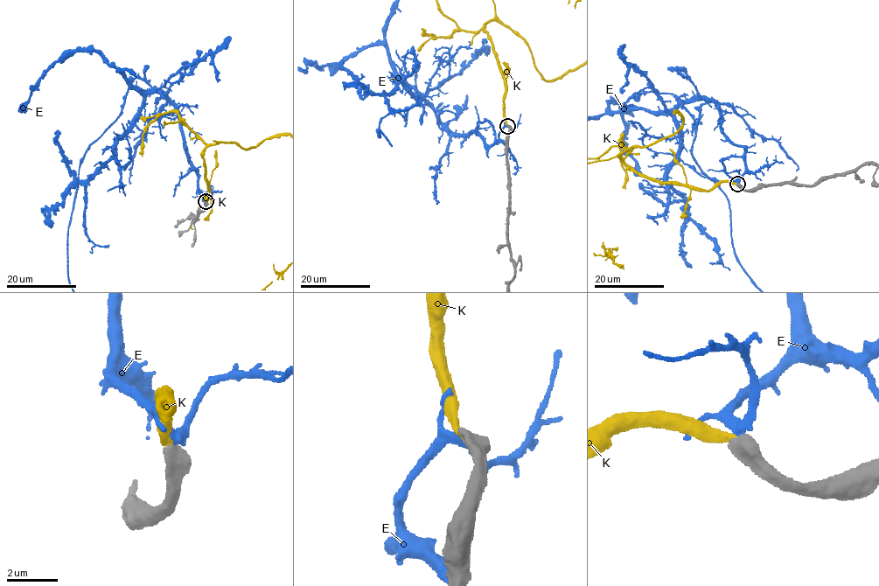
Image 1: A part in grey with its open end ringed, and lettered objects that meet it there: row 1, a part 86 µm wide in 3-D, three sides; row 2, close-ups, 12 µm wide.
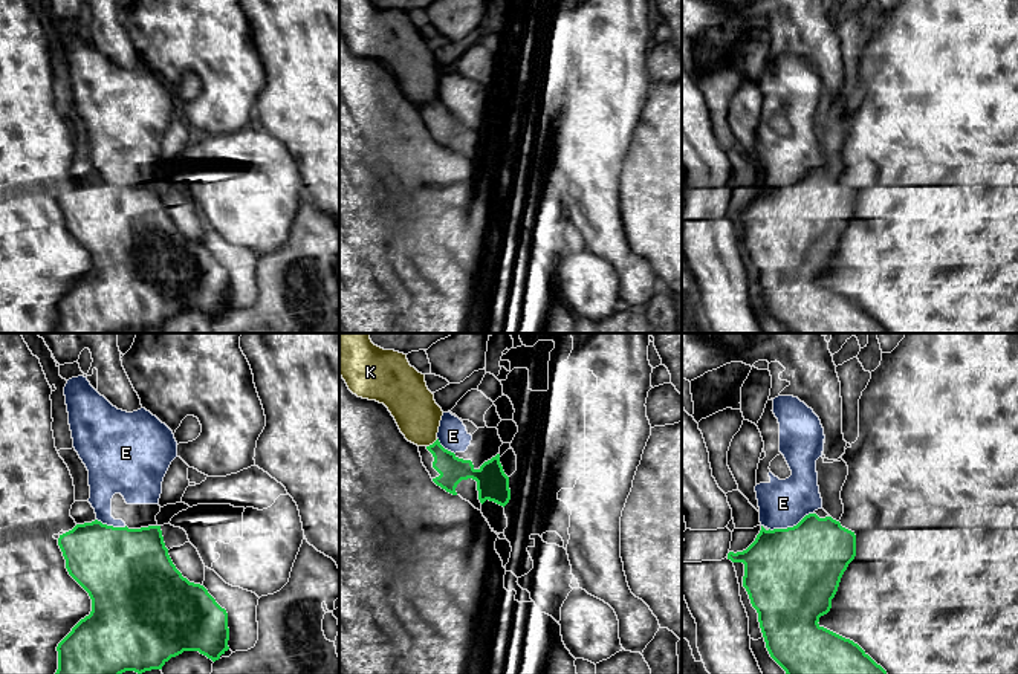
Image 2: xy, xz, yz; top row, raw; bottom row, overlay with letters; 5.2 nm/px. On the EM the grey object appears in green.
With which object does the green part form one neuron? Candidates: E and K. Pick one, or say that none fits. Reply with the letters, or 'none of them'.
K

